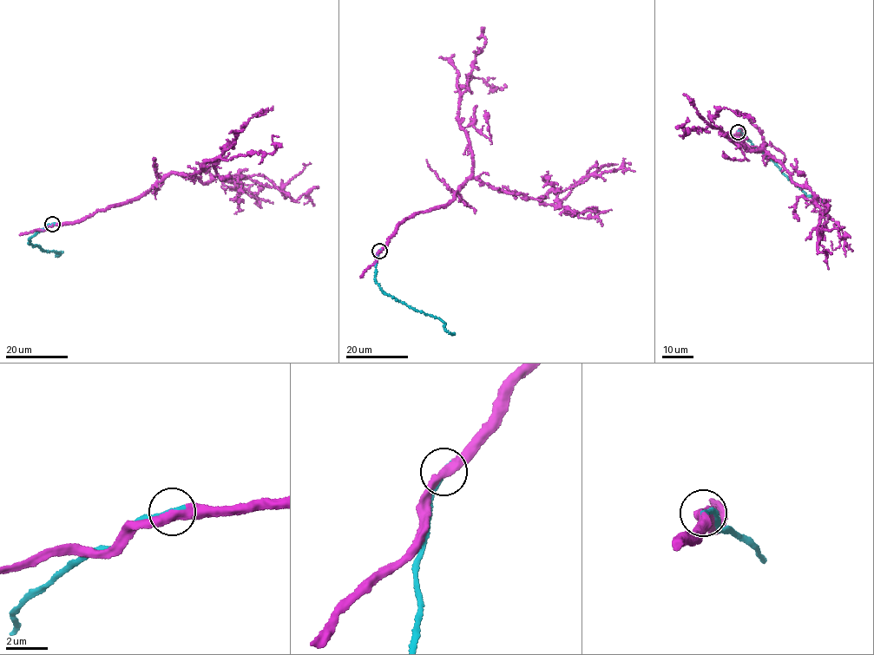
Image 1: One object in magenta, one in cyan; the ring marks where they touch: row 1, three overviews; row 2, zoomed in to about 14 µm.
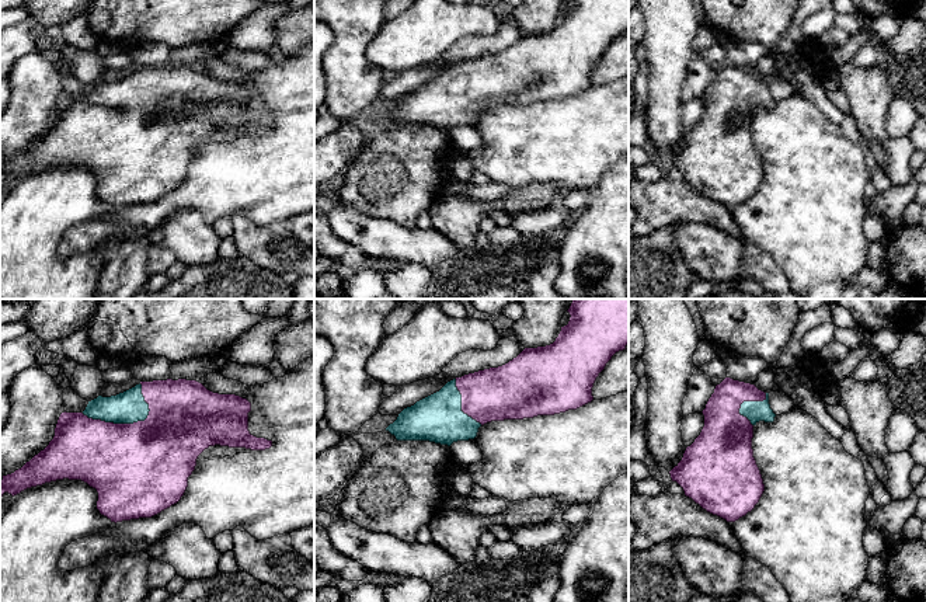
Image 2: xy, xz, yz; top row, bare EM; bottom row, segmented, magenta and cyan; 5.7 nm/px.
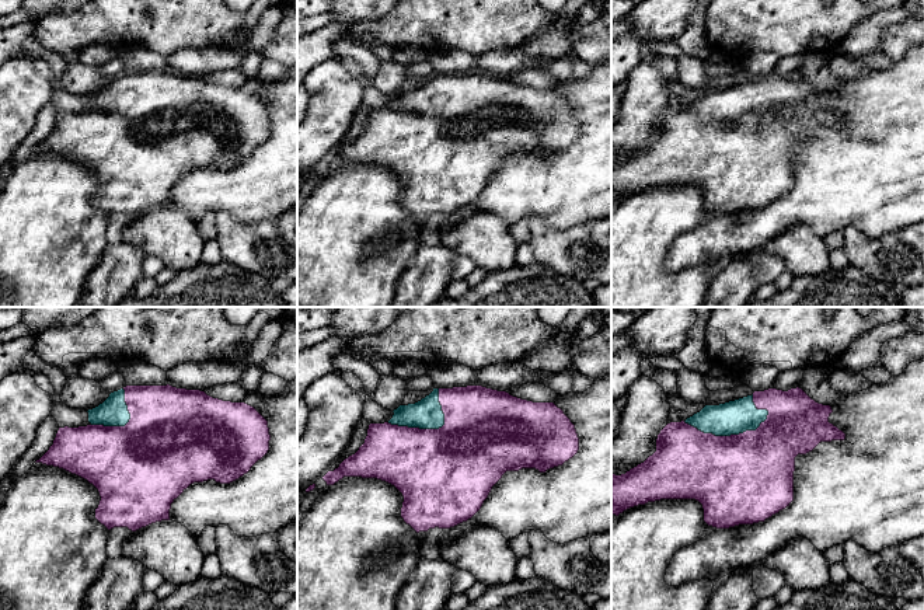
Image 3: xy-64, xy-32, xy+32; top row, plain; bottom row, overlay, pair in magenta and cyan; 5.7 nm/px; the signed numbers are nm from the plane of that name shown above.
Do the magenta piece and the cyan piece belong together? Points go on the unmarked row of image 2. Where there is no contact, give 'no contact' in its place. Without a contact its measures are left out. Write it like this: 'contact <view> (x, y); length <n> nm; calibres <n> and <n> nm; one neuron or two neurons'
contact xy (117, 110); length 400 nm; calibres 480 and 190 nm; one neuron

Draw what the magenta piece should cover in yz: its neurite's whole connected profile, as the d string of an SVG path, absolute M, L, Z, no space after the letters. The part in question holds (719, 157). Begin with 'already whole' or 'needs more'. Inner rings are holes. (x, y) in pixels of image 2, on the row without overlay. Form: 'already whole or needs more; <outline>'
needs more; M725 63L716 72L709 84L704 101L704 112L694 128L686 133L682 146L669 157L692 184L707 198L727 208L735 208L751 198L759 188L765 170L753 143L753 112L759 107L773 108L776 100L769 90L769 79L755 70Z

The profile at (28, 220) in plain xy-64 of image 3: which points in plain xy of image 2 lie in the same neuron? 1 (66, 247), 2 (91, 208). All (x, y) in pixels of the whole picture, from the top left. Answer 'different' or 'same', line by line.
1: different
2: same

